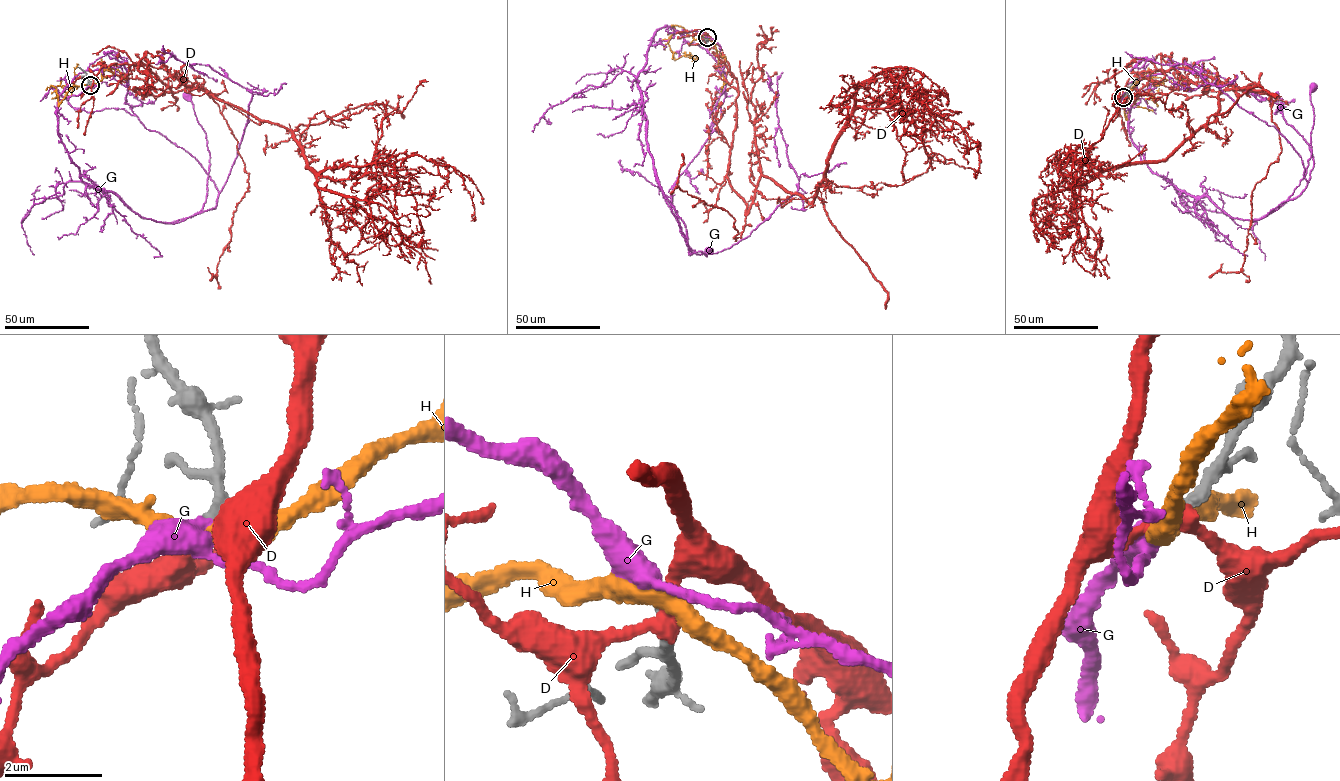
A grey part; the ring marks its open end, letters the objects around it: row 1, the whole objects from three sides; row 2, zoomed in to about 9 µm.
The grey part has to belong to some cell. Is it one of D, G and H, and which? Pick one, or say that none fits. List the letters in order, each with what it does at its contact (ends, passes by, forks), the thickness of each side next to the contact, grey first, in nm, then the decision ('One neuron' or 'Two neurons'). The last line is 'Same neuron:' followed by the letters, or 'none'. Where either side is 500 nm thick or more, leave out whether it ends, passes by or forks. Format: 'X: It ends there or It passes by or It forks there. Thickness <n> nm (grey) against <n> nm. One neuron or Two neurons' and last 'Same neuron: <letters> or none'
D: It passes by. Thickness 260 nm (grey) against 300 nm. Two neurons
G: It passes by. Thickness 240 nm (grey) against 320 nm. One neuron
H: It passes by. Thickness 240 nm (grey) against 380 nm. Two neurons
Same neuron: G

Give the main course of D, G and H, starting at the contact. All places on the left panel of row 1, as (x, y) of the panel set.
D: (90, 85), (102, 67), (147, 64), (175, 92), (289, 129), (319, 188), (363, 200), (408, 183), (435, 259)
G: (90, 85), (58, 100), (69, 157), (82, 181), (159, 222), (190, 217), (207, 194), (206, 135), (188, 95)
H: (90, 86), (74, 86), (59, 103), (56, 90), (50, 86), (60, 85), (69, 96), (76, 78), (76, 64)

